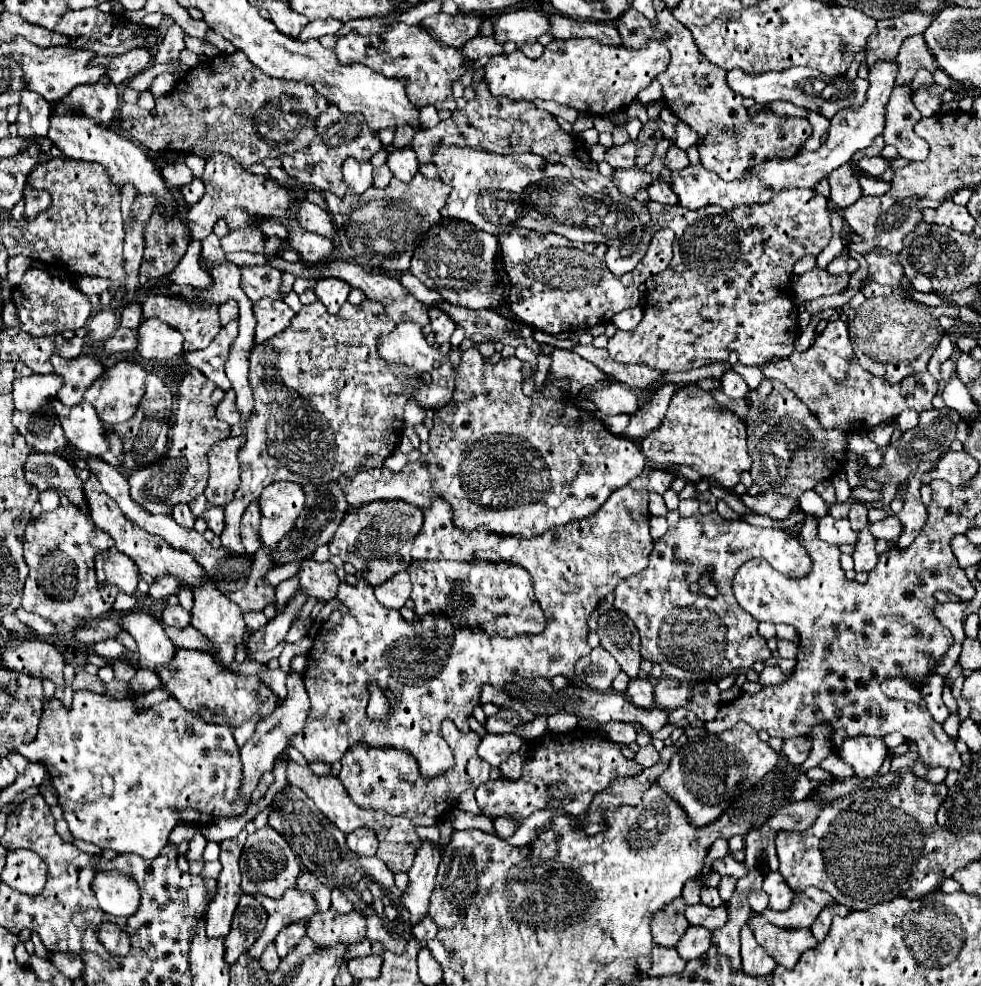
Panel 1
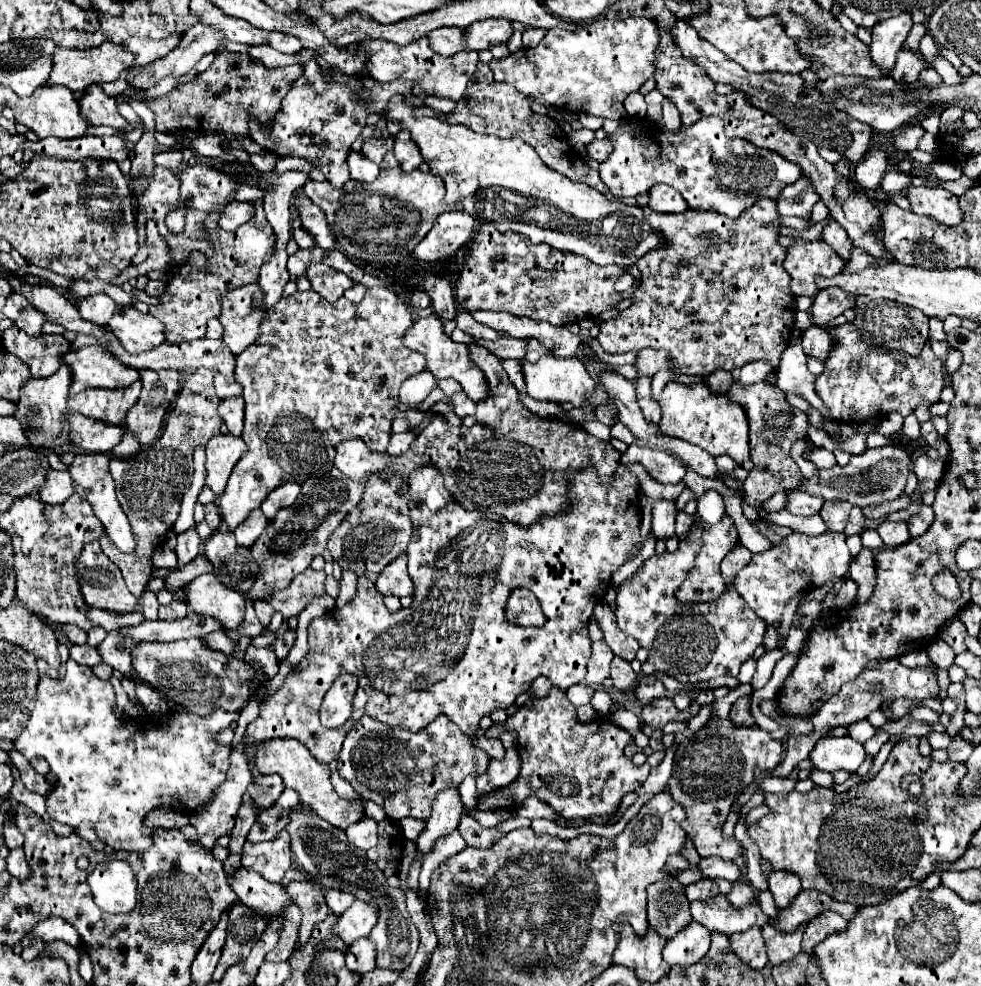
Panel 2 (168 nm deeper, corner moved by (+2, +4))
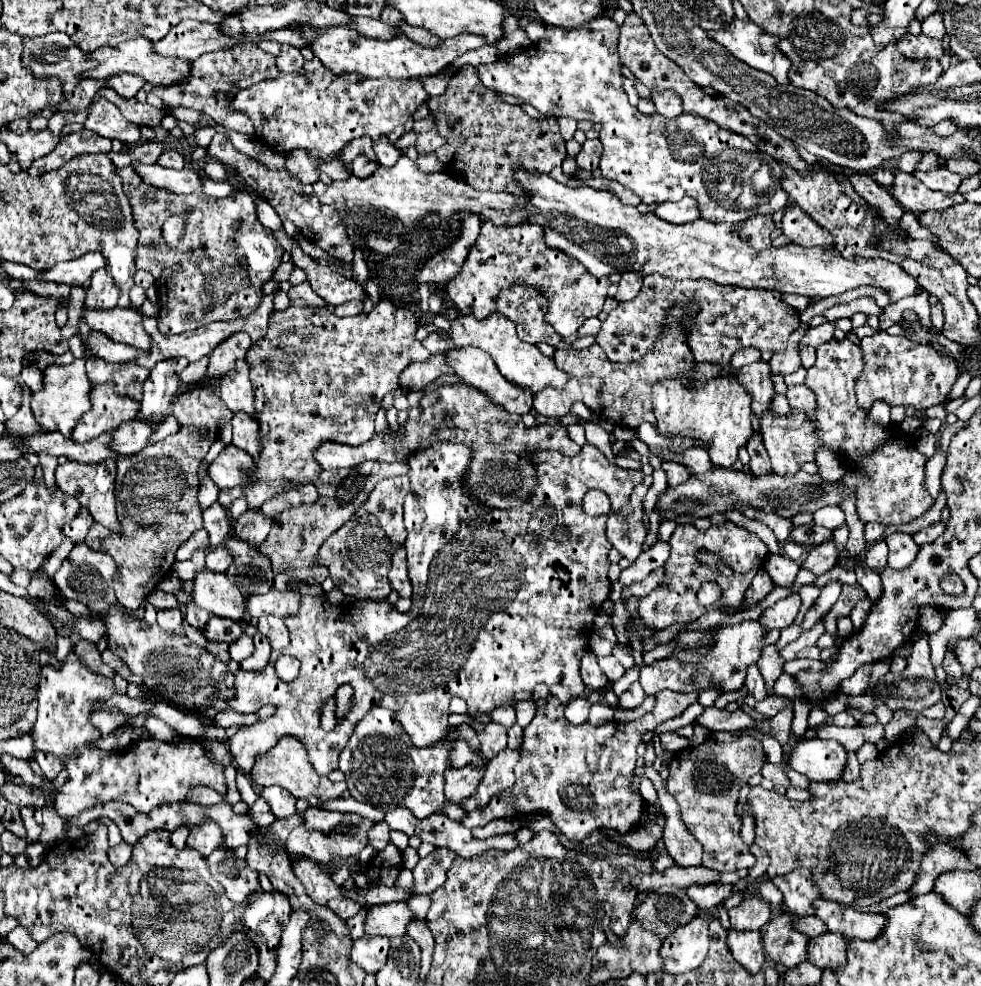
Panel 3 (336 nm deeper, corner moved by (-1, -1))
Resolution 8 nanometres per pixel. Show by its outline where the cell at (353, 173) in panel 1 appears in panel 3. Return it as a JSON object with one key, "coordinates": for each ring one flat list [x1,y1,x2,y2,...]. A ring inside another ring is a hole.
{"coordinates":[[358,155,350,165,352,165,352,175,356,175,356,177,360,177,360,179,370,177,370,175,376,171,376,167,378,167,376,161,370,161,370,159,364,157,364,155]]}

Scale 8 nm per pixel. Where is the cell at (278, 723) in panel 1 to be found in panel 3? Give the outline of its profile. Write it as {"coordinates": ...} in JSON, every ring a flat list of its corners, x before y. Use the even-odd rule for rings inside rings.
{"coordinates":[[210,823,194,827,186,839,186,847,196,849,204,857,208,857,220,845,222,845,222,831]]}

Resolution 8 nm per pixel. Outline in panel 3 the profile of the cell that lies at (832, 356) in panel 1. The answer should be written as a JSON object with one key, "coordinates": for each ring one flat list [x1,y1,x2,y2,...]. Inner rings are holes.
{"coordinates":[[878,331,872,337,864,337,860,347,866,367,862,377,856,381,856,399,862,409,870,409,874,401,884,399,890,407,914,405,916,411,924,411,942,403,958,379,958,365,952,357,946,357,932,347,910,343,902,335]]}

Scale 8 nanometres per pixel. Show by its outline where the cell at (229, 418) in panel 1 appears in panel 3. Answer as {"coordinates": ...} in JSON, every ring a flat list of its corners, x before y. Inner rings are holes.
{"coordinates":[[236,413,232,417,232,427,234,427,234,439,232,443,252,455,252,459,258,459,260,443,258,443,258,423,248,415,248,413]]}

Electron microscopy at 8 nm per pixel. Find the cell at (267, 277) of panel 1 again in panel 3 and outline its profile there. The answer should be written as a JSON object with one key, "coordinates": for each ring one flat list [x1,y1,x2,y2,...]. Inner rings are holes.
{"coordinates":[[132,167,116,169,122,177,122,185,126,191,126,197,130,197,130,205,134,209,134,225,138,227,138,247,136,247,136,269,150,271,156,289,158,289,158,305,160,305,160,319,158,329,164,335,178,335,186,333,198,327,204,327,212,321,230,321,232,317,246,317,252,311,252,305,258,301,258,295,262,293,262,285,272,279,274,267,280,265,280,257,284,249,280,243,270,235,266,227,258,223,256,211,254,211,254,195,248,195,250,191,238,189,228,197,206,197,202,193,198,195,176,195,166,189,148,187,142,183,142,179,136,175],[182,215,186,219,184,235,180,239,178,247,168,247,162,237,162,223,172,217]]}

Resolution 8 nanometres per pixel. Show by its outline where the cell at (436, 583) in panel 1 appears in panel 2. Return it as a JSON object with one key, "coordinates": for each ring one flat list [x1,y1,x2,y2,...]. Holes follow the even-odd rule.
{"coordinates":[[515,588,511,590,511,596,507,598,505,606,505,618,511,624,517,626,543,626,543,610,539,606,539,600,531,590,527,588]]}

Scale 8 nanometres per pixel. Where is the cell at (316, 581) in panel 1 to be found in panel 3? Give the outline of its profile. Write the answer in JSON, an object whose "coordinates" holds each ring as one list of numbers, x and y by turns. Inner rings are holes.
{"coordinates":[[270,589,264,595,250,595,246,601,246,613,252,619,258,619,262,615,274,615,284,619,298,611,298,601,300,595,294,591]]}

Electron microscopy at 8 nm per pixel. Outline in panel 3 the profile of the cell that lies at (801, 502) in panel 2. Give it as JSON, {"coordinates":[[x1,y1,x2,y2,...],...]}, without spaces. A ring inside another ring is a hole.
{"coordinates":[[838,505,822,507,820,511,814,513,814,523,820,525,820,527,826,527,830,531,834,531,836,527,844,525,844,511]]}

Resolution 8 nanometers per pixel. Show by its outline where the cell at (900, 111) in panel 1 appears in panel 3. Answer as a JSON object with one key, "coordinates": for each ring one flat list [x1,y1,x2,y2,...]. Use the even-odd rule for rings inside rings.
{"coordinates":[[906,33,906,39,902,39,902,43,896,45,898,51,902,55,906,55,908,59,926,59,926,57,942,57,944,47,940,39,932,39,926,37,924,33,920,35,912,35]]}

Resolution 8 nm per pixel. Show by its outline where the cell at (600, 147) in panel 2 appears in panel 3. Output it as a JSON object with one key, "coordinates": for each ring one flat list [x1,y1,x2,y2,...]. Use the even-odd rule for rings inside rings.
{"coordinates":[[586,139,584,145,582,145,582,151,576,155,578,169,586,169,586,171,598,169,600,155,602,155,602,143,600,143,600,139]]}

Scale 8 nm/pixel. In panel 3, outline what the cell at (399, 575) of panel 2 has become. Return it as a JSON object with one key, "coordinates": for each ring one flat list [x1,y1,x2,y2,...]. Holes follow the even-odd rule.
{"coordinates":[[398,547,398,551,394,553,388,579,390,579,392,589,398,591,400,597,412,597,412,585,410,585,408,571,406,571,406,551,404,551,404,547]]}

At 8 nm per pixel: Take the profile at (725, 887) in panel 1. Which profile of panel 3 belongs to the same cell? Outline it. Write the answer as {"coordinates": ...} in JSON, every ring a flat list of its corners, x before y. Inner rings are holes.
{"coordinates":[[756,897,744,899,742,905,730,911,730,923,734,931,760,931,764,929,768,919,770,919,770,905]]}

